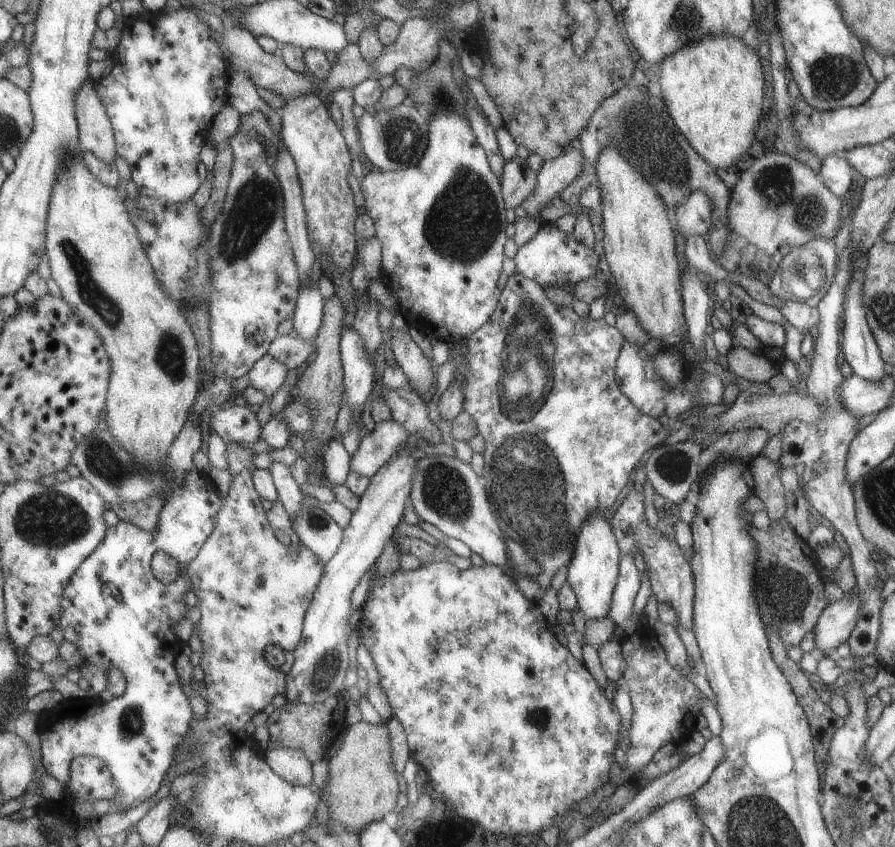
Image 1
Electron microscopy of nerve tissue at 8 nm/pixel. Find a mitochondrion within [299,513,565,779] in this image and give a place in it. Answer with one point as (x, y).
(328, 665)

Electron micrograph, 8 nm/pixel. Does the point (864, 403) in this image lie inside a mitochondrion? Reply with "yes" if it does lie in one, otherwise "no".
no

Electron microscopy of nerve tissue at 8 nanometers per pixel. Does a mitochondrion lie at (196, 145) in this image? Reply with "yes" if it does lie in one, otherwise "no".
no

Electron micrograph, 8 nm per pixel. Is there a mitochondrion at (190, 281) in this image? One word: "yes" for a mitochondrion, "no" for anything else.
yes

